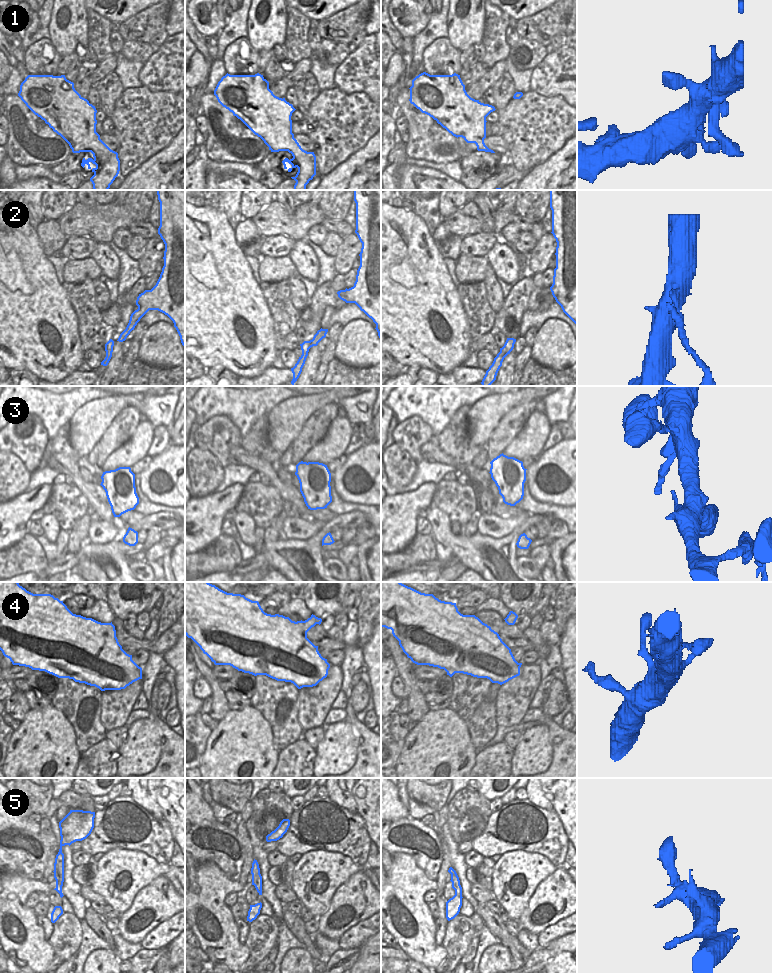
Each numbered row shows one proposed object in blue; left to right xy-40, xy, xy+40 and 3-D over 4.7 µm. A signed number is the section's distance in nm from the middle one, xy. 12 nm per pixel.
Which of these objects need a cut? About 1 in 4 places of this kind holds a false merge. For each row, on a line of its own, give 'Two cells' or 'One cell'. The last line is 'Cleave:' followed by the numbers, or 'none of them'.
1: One cell
2: Two cells
3: One cell
4: One cell
5: One cell
Cleave: 2

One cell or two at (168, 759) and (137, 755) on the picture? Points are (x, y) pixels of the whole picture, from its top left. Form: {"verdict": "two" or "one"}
{"verdict": "two"}

